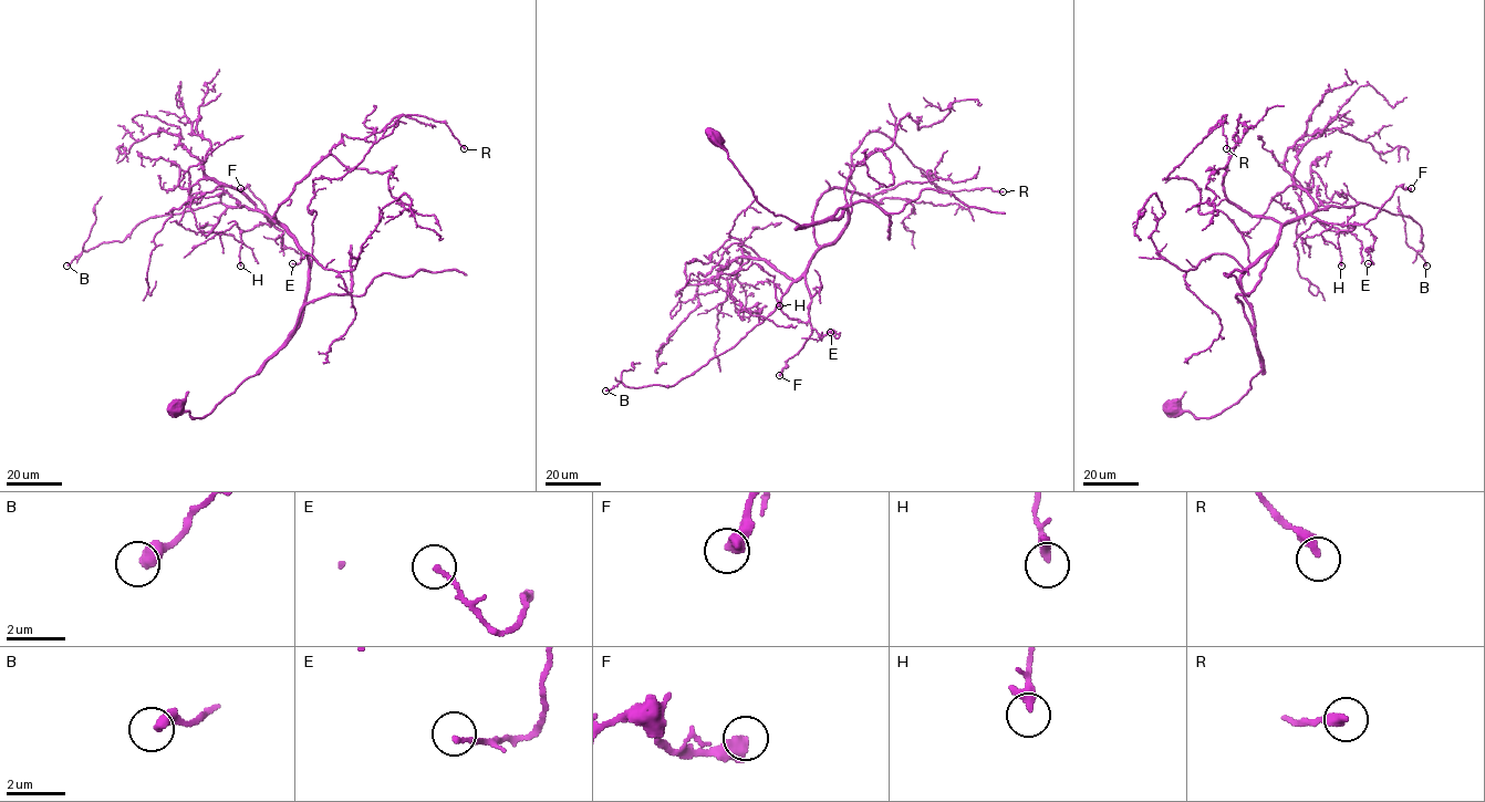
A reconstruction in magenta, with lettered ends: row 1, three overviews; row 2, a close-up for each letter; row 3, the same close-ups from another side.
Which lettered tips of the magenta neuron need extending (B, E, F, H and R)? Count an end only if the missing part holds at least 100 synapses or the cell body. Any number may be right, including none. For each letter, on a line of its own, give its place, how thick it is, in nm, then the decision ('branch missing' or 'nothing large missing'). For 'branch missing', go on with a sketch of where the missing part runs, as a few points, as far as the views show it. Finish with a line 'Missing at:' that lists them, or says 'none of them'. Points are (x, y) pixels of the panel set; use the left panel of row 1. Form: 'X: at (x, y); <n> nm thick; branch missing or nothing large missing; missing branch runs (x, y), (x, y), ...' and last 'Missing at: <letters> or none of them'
B: at (66, 266); 440 nm thick; nothing large missing
E: at (292, 263); 160 nm thick; nothing large missing
F: at (240, 188); 550 nm thick; nothing large missing
H: at (240, 266); 360 nm thick; nothing large missing
R: at (464, 148); 340 nm thick; nothing large missing
Missing at: none of them

